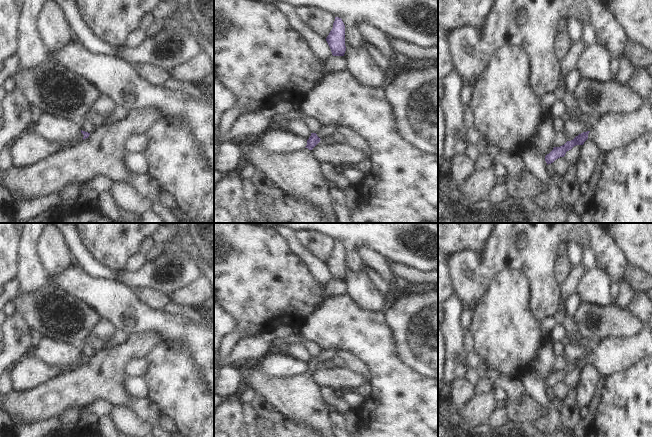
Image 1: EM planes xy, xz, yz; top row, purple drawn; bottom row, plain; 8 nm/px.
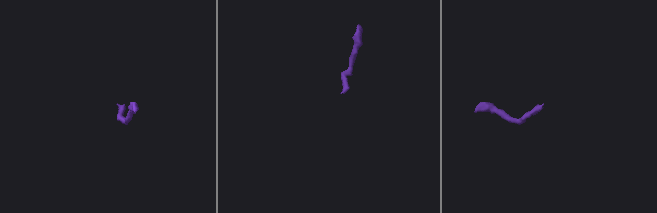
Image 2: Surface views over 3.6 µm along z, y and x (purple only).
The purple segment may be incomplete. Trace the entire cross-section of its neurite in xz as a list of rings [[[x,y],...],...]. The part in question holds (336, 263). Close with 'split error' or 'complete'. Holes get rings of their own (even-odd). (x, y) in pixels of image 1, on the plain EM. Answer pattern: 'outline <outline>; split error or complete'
outline [[[335,241],[333,252],[326,262],[333,280],[344,280],[345,270],[345,249],[341,242]]]; complete

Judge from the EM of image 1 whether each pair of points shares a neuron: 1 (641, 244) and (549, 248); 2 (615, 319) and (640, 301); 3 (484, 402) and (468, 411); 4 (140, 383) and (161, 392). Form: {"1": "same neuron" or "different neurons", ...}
{"1": "different neurons", "2": "different neurons", "3": "same neuron", "4": "different neurons"}

